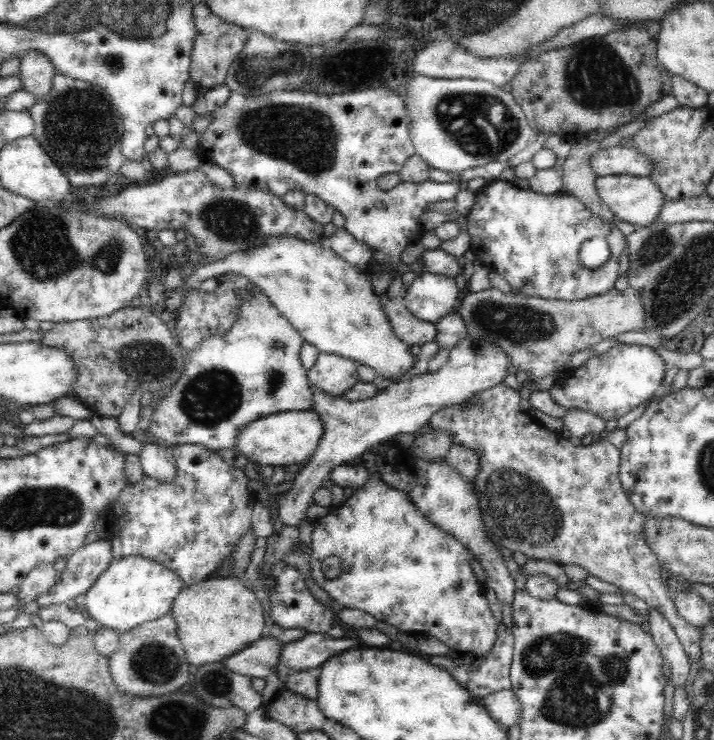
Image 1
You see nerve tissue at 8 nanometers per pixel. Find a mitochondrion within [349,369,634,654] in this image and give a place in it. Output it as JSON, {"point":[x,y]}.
{"point":[521,509]}

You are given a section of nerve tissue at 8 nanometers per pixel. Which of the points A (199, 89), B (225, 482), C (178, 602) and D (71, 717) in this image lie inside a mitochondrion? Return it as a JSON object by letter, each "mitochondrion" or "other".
{"A":"other","B":"other","C":"other","D":"mitochondrion"}

